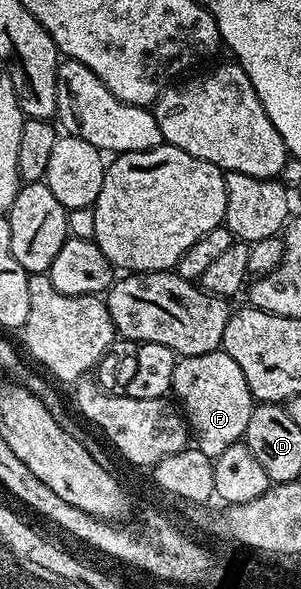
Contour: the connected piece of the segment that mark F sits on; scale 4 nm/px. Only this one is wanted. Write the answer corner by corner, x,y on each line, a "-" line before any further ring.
223,349
181,357
174,368
171,393
180,397
183,417
195,441
196,438
200,441
198,449
208,458
215,460
230,444
243,439
254,399
242,376
242,368

